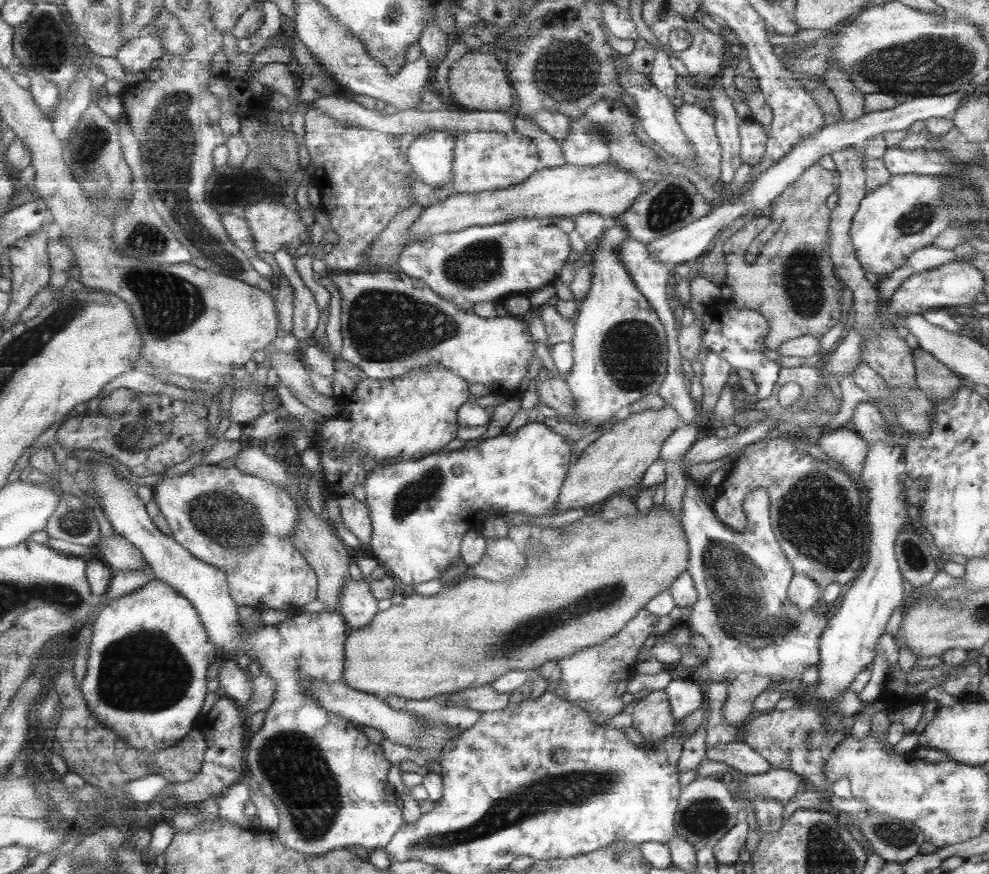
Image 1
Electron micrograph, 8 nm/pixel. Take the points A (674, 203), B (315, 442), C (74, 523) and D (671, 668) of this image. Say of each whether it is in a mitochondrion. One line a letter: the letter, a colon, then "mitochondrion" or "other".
A: mitochondrion
B: other
C: mitochondrion
D: other

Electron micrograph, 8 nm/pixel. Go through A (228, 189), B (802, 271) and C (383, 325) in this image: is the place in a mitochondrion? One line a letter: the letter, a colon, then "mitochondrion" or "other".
A: mitochondrion
B: mitochondrion
C: mitochondrion

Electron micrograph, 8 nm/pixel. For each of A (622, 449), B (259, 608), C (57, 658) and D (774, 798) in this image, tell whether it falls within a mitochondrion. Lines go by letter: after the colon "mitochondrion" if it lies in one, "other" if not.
A: other
B: other
C: other
D: other

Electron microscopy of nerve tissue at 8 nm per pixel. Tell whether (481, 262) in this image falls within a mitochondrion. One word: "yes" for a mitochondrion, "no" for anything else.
yes

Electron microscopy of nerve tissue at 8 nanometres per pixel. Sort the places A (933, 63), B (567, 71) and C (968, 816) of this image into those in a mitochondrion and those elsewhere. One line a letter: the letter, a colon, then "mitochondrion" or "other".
A: mitochondrion
B: mitochondrion
C: mitochondrion

